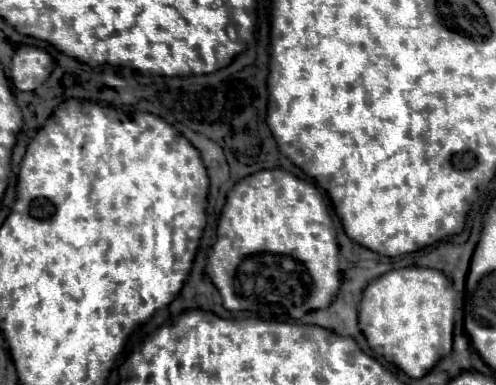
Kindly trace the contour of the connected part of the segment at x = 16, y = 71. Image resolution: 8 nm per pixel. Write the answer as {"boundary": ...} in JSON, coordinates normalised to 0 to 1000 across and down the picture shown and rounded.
{"boundary":[[[44,114],[24,145],[24,213],[36,234],[77,229],[105,187],[105,145],[73,119]]]}

